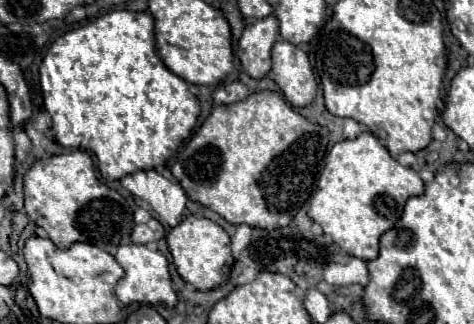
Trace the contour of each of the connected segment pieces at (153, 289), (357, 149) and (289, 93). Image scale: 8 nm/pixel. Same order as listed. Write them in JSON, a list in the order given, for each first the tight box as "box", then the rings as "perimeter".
[{"box":[115,244,177,308],"perimeter":[[[123,244],[123,246],[117,248],[115,260],[125,270],[125,276],[115,286],[115,294],[123,304],[133,304],[133,302],[139,302],[139,304],[165,304],[169,308],[173,308],[177,304],[177,294],[171,286],[169,262],[159,250],[153,250],[145,244]]]},{"box":[307,132,423,262],"perimeter":[[[363,132],[355,140],[341,140],[333,146],[307,214],[341,250],[369,262],[379,254],[381,234],[401,218],[407,198],[419,194],[423,194],[419,174],[401,166],[371,132]]]},{"box":[273,40,317,108],"perimeter":[[[279,40],[273,46],[273,80],[279,84],[285,100],[297,108],[309,106],[317,92],[309,56],[299,46]]]}]

